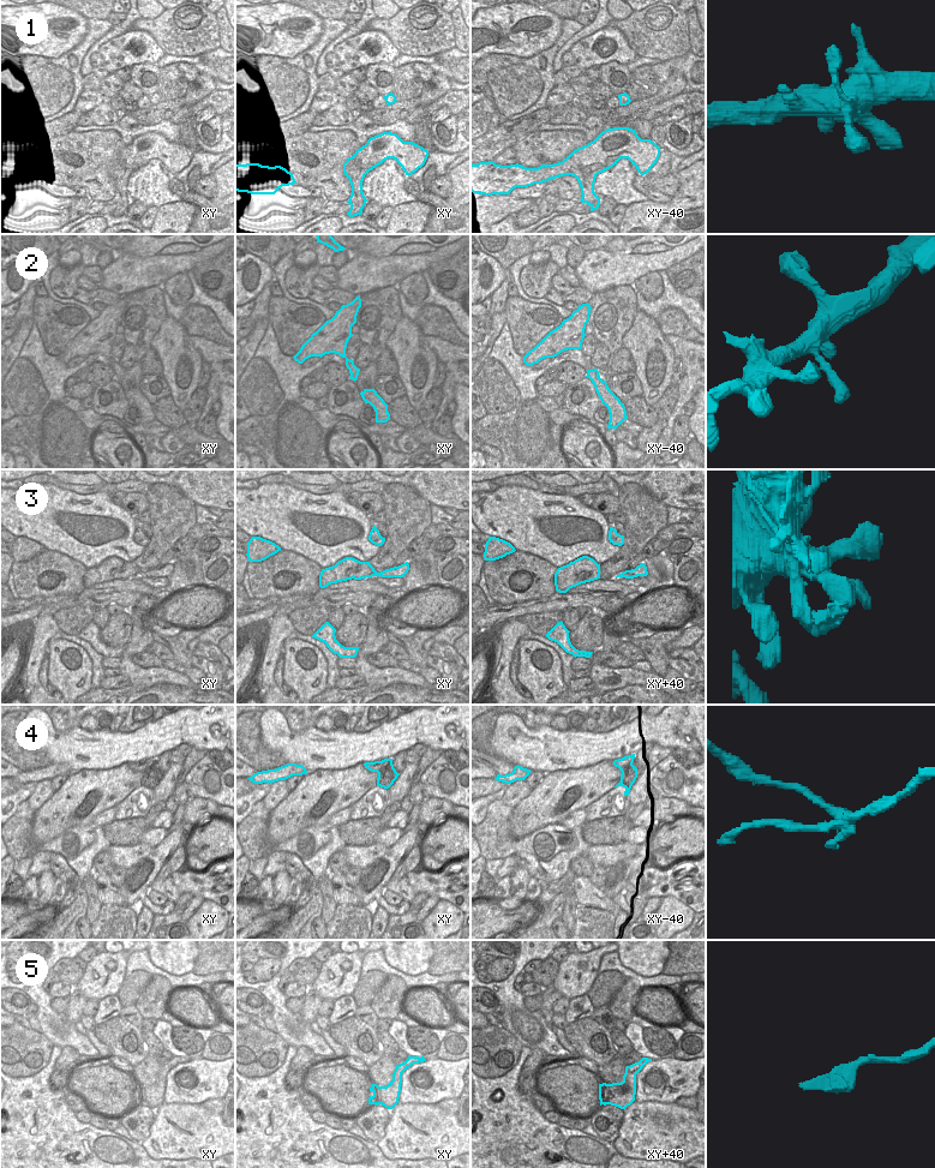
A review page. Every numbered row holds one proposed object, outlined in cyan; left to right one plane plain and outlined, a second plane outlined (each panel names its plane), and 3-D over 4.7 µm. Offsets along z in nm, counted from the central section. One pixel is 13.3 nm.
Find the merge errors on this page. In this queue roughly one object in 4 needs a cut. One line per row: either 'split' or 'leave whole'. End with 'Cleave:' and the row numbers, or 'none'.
1: leave whole
2: leave whole
3: leave whole
4: split
5: leave whole
Cleave: 4

